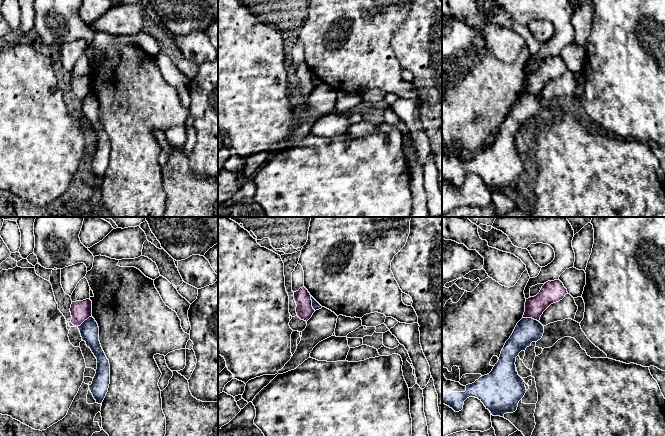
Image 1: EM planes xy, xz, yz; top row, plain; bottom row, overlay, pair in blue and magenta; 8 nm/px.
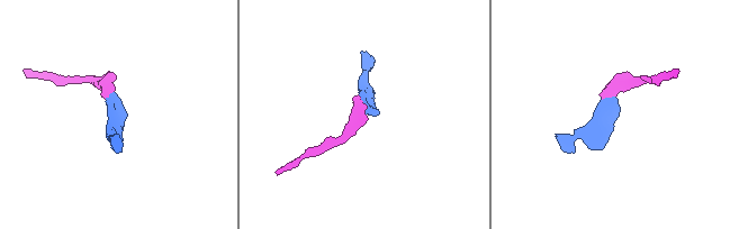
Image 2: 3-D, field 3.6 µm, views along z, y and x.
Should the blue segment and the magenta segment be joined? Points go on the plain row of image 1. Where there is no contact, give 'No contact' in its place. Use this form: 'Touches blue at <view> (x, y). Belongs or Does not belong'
Touches blue at yz (531, 94). Does not belong

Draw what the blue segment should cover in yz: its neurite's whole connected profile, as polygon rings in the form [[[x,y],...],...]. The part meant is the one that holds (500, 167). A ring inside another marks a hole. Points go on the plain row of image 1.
[[[522,94],[516,101],[512,111],[506,117],[498,138],[492,147],[480,153],[472,160],[466,162],[459,158],[447,156],[442,149],[442,180],[452,184],[455,188],[463,185],[464,177],[469,173],[478,174],[493,192],[503,193],[506,189],[513,189],[517,186],[518,179],[526,169],[524,156],[516,147],[516,133],[521,127],[525,127],[531,122],[532,118],[540,116],[544,109],[544,102],[537,96],[532,94]]]

